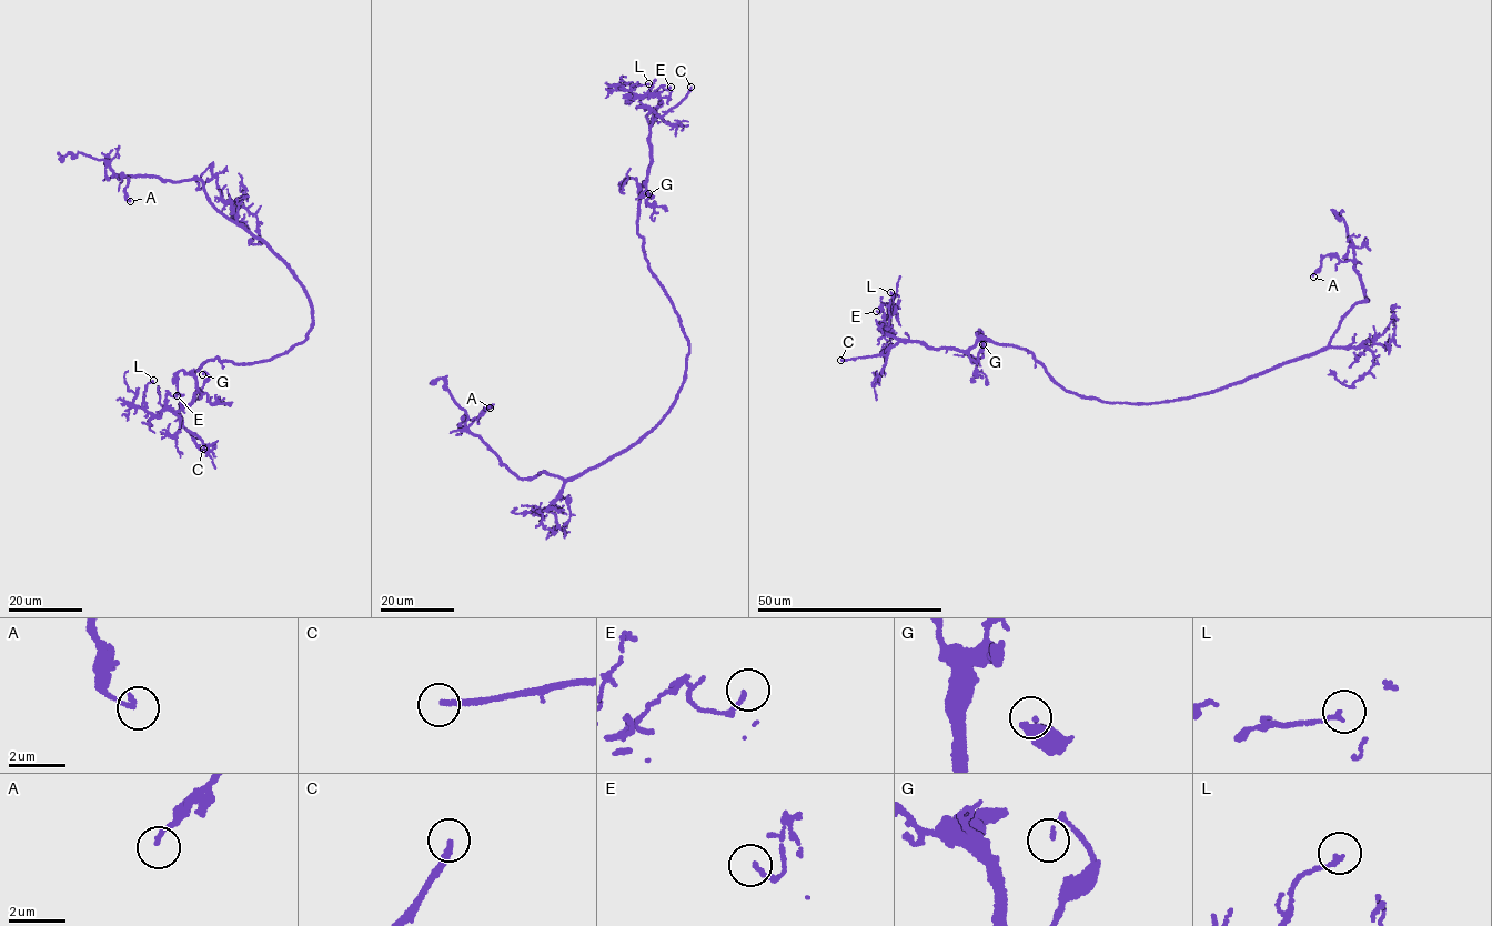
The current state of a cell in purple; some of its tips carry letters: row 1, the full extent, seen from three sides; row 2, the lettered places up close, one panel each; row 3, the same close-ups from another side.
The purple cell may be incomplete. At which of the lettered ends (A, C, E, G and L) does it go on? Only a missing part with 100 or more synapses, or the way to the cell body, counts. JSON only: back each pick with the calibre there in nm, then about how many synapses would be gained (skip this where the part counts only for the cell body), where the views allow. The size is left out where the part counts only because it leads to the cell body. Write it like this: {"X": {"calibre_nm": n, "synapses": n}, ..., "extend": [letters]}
{"C": {"calibre_nm": 200}, "extend": ["C"]}

